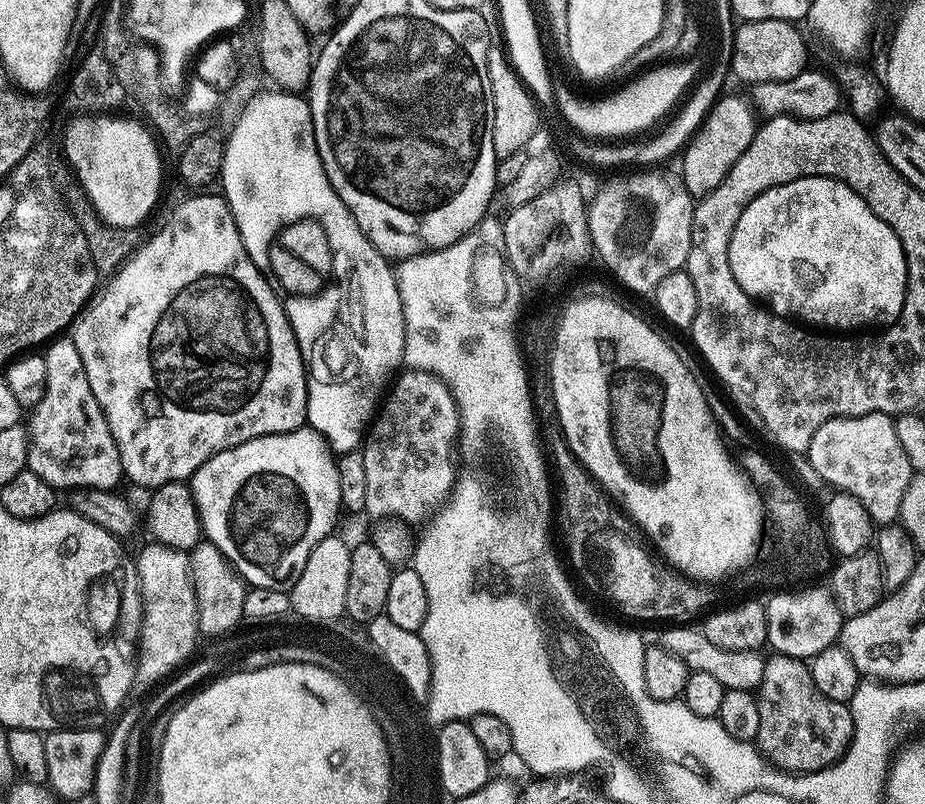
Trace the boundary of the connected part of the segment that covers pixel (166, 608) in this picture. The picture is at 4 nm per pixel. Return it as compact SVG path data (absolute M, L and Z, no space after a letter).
M148 542L140 553L135 553L142 605L135 679L137 685L156 686L167 681L181 665L191 661L196 652L196 639L201 639L202 633L198 622L198 598L188 557L189 553L155 542Z

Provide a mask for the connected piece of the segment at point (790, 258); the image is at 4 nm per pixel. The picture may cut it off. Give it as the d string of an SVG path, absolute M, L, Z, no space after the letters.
M803 176L794 182L786 182L758 194L746 210L742 210L742 218L738 218L738 226L734 226L734 234L730 238L730 270L734 270L734 278L738 286L746 295L761 305L767 306L778 316L791 318L804 326L811 326L816 330L835 330L840 324L848 324L853 330L868 330L871 324L887 326L900 319L904 296L908 293L908 271L906 270L906 258L902 250L902 242L898 234L850 186L846 186L836 178L825 176Z

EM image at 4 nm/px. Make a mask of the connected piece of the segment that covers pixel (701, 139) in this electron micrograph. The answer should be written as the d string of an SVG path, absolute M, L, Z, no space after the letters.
M721 95L717 99L708 112L708 117L700 124L700 129L693 134L692 139L682 149L684 161L680 164L678 175L683 180L688 193L694 198L710 194L714 190L714 186L718 186L718 182L722 182L722 178L726 178L726 174L730 174L730 166L734 166L734 162L738 162L738 158L742 158L742 150L746 150L746 146L750 146L750 142L754 142L754 134L758 127L758 119L756 120L758 112L753 101L749 97L748 101L744 96L728 95Z

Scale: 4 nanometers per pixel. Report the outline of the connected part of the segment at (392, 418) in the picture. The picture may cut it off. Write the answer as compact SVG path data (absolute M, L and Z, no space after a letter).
M404 370L395 377L395 380L396 385L393 388L391 385L362 445L366 462L364 512L372 515L376 522L395 518L411 526L411 524L420 524L423 520L431 521L449 503L457 487L458 467L456 468L456 460L452 455L456 452L456 435L461 435L462 432L462 421L460 405L457 404L455 396L442 377L432 372Z

